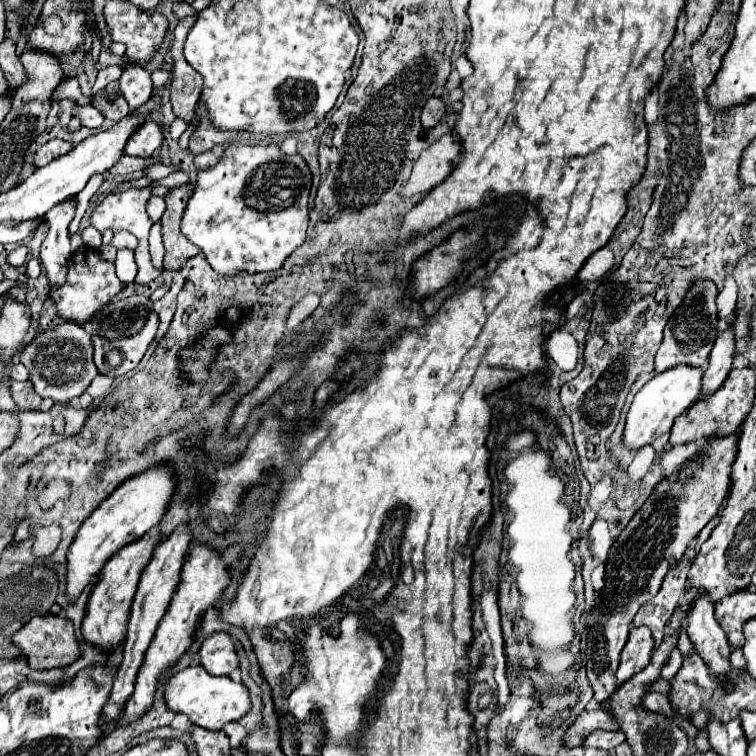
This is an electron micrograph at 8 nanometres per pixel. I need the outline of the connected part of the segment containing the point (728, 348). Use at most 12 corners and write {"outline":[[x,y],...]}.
{"outline":[[732,329],[718,335],[700,395],[712,395],[734,361]]}

